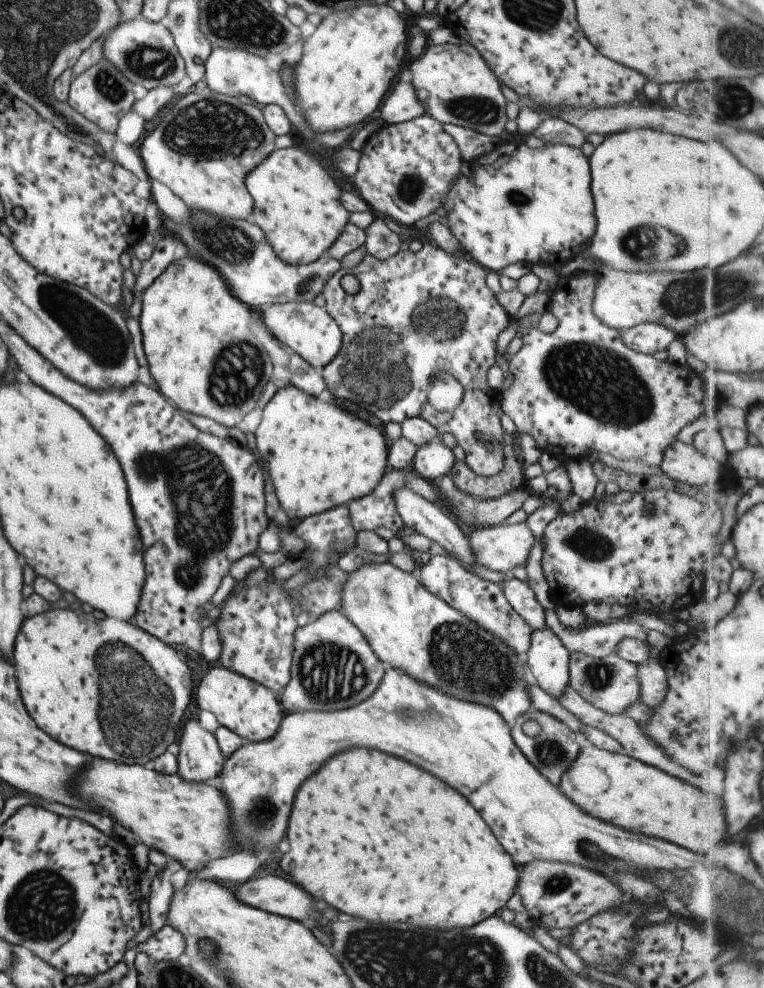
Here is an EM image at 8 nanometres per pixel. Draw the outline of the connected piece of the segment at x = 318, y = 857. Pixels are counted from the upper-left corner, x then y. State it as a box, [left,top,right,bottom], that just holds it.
[279,748,519,928]

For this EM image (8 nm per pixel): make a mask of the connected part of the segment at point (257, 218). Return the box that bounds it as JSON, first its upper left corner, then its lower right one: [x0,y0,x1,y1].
[244,144,348,265]

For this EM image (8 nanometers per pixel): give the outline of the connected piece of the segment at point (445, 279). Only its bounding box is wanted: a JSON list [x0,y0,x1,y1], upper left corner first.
[319,243,510,477]

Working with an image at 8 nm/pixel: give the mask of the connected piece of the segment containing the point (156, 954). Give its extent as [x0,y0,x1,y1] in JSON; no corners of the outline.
[137,924,184,961]

